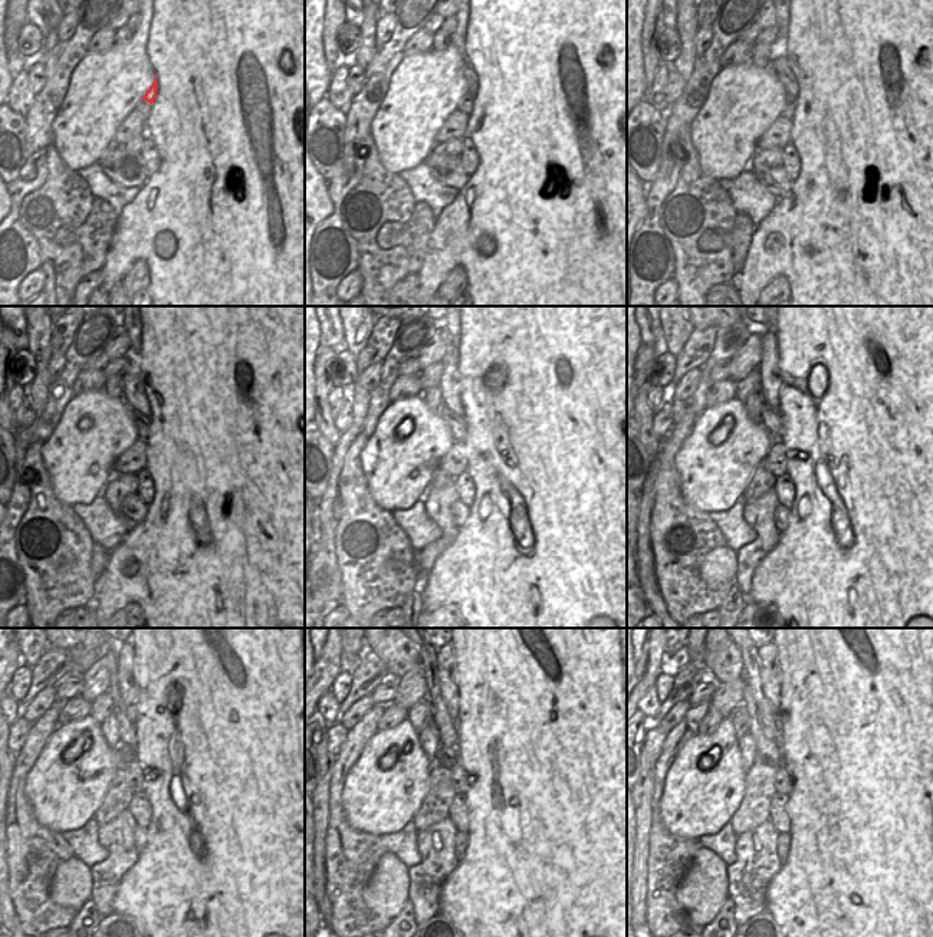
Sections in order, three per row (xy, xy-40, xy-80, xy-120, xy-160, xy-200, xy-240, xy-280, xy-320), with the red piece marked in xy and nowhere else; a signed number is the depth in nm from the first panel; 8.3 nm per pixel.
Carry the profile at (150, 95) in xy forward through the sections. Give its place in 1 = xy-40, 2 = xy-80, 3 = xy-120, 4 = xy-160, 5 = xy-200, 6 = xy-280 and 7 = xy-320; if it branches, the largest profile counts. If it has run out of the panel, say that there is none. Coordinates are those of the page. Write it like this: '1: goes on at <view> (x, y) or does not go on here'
1: goes on at xy-40 (472, 81)
2: goes on at xy-80 (785, 75)
3: goes on at xy-120 (132, 388)
4: goes on at xy-160 (450, 382)
5: goes on at xy-200 (771, 380)
6: goes on at xy-280 (446, 658)
7: goes on at xy-320 (768, 657)

